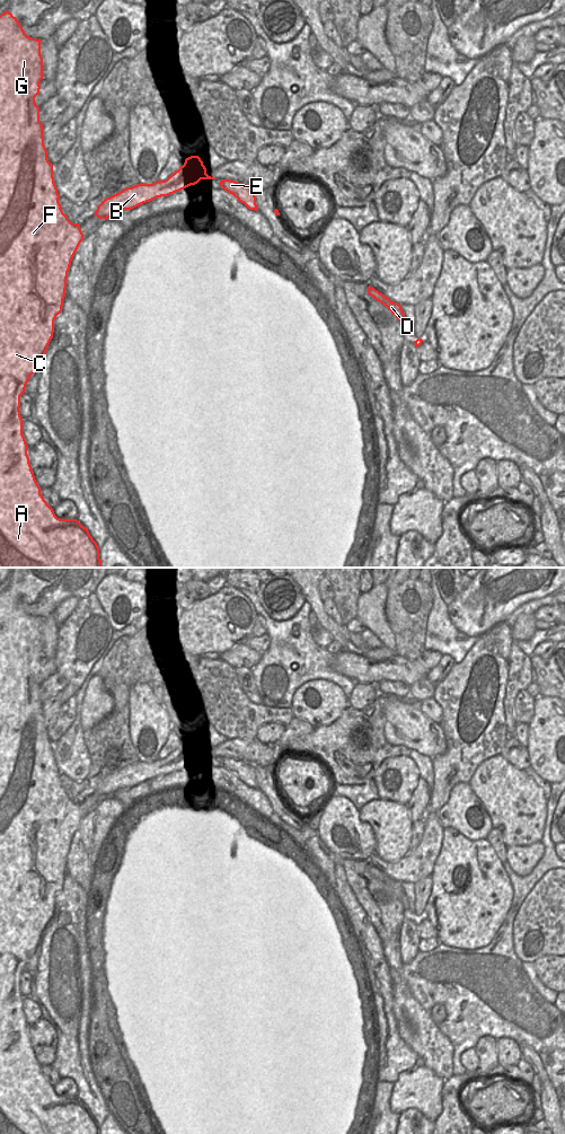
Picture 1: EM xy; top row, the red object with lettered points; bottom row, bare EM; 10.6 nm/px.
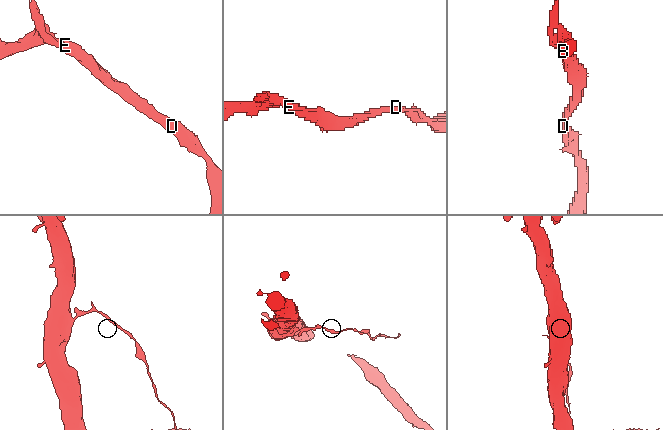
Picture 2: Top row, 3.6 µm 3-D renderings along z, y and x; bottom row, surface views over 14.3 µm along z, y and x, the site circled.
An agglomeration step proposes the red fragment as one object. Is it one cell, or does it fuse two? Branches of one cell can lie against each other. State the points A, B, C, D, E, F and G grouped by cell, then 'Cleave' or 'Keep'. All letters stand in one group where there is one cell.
Groups: A B C E F G / D. Cleave.

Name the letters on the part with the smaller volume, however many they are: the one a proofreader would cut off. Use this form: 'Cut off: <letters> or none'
Cut off: D.

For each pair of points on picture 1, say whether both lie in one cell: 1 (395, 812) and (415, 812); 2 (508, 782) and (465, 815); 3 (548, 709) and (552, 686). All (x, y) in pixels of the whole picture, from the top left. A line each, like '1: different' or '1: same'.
1: different
2: different
3: different

